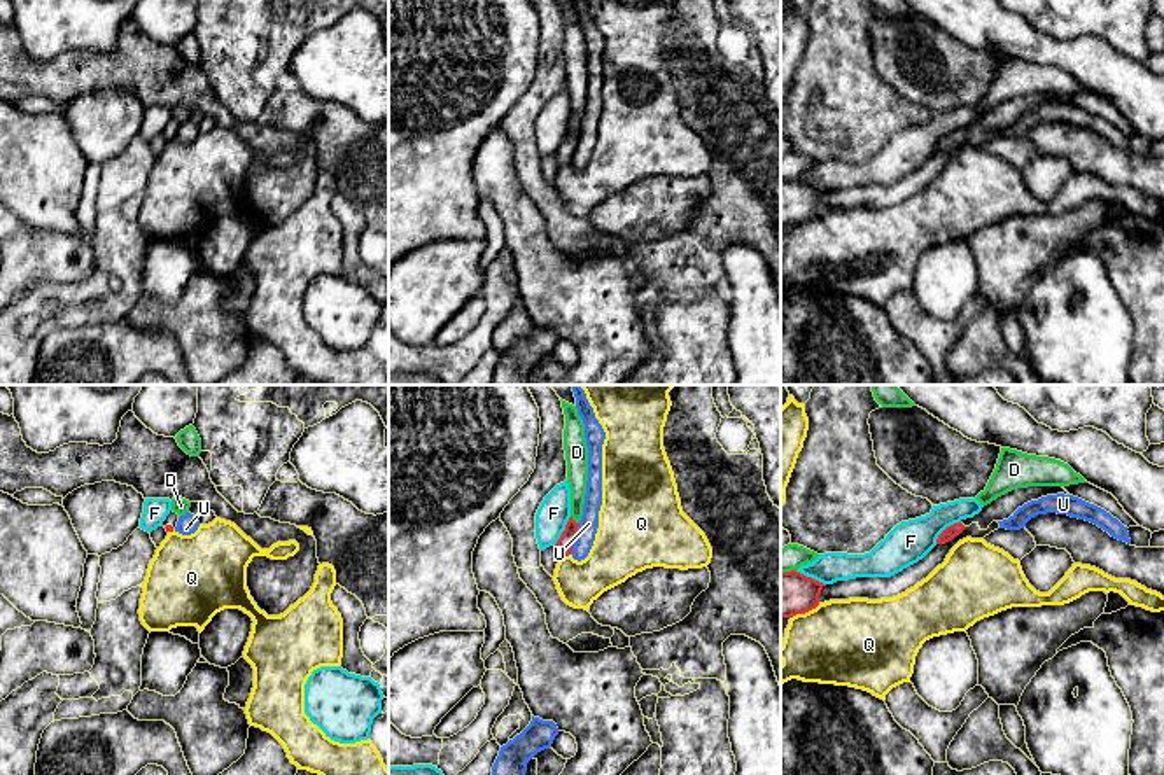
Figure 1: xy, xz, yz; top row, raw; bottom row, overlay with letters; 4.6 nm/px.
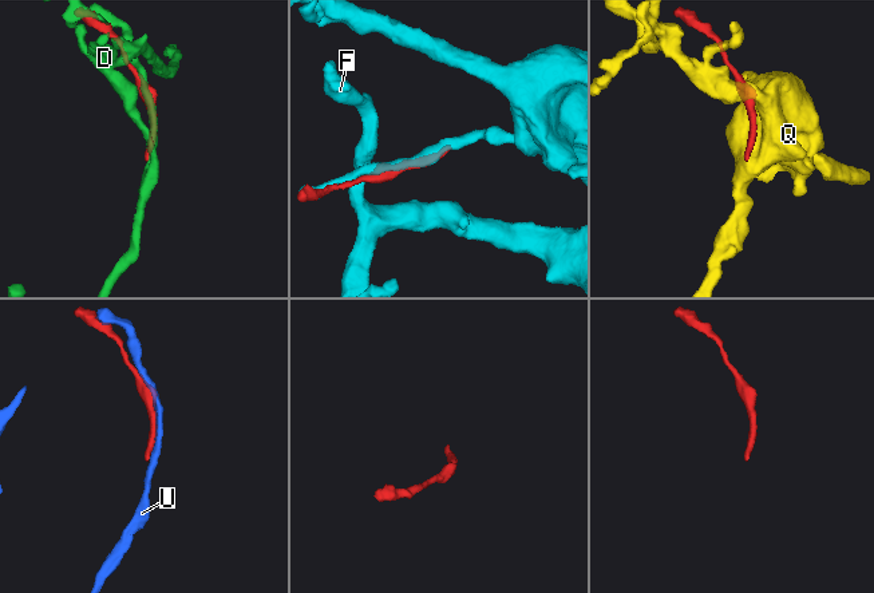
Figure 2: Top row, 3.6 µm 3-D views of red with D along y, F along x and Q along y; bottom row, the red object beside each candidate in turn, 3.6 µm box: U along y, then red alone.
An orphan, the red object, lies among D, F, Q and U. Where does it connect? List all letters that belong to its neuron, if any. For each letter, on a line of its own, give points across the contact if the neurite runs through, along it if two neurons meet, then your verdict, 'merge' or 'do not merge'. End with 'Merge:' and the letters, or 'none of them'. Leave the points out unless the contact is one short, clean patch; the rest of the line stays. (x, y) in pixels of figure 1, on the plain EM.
D: do not merge
F: do not merge
Q: do not merge
U: do not merge
Merge: none of them

